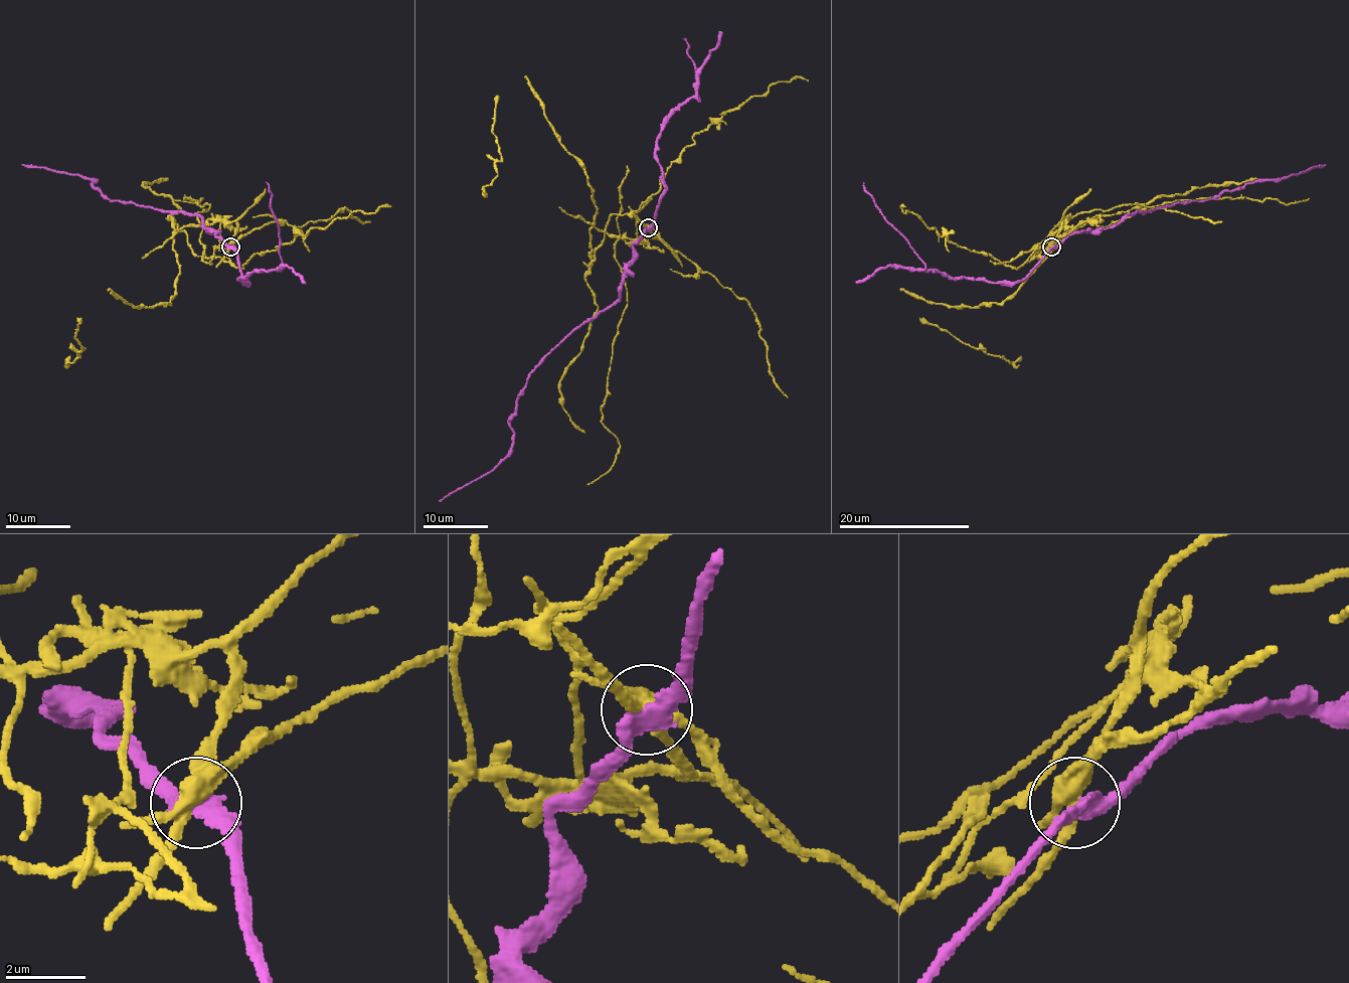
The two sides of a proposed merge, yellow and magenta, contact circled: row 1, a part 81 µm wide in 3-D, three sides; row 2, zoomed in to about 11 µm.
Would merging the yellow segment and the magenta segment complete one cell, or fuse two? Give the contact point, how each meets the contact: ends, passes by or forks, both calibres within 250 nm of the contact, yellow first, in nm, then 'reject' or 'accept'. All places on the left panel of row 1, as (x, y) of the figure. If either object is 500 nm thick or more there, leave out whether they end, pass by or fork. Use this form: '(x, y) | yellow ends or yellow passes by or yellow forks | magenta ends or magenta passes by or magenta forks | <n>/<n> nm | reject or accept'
(230, 247) | yellow forks | magenta passes by | 380/400 nm | reject

